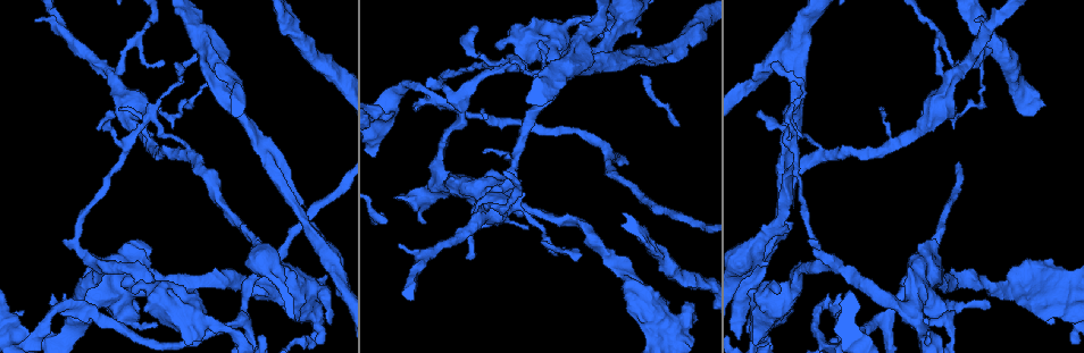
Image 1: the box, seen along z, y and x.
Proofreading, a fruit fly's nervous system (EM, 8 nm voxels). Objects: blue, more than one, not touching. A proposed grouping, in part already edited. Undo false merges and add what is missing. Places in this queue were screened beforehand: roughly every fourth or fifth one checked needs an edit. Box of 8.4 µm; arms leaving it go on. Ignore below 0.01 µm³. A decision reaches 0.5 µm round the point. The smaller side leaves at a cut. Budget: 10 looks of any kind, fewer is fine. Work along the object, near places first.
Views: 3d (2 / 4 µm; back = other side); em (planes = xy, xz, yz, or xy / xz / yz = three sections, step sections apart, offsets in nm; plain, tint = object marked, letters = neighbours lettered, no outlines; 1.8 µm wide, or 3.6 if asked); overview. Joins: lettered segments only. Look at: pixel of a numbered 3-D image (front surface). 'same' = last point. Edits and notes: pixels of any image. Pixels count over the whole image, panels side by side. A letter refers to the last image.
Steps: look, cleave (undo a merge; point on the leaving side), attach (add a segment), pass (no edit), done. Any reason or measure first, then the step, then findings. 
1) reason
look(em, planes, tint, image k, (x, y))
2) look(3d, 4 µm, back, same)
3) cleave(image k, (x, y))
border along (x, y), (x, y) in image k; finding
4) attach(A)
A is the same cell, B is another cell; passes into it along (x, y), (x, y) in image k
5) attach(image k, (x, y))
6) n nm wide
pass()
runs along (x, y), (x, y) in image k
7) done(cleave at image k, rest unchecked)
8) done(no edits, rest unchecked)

branch stops here
look(em, planes, letters, image 1, (654, 65))

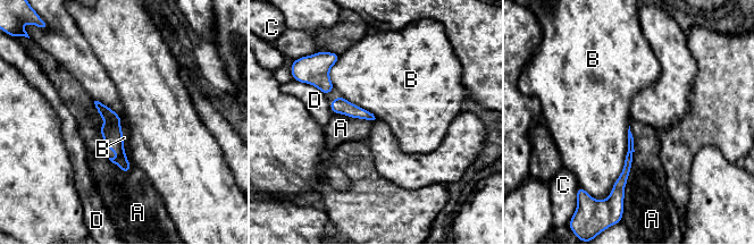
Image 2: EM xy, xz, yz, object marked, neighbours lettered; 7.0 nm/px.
pass()
A, B, C and D are other cells; runs along (98, 104), (111, 118), (126, 169) in image 2; no lettered segment goes on from it

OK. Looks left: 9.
branch point
look(em, planes, letters, image 1, (513, 57))

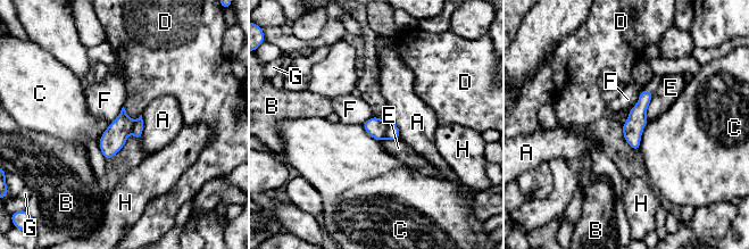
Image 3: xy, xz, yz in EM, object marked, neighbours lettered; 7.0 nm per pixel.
cleave(image 3, (392, 133))
A, B, C, D, E, F, G and H are other cells; border along (387, 122), (387, 132), (383, 138) in image 3; a second cell is stuck on

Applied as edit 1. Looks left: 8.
thin end
look(em, yz, step 16, letters, image 1, (416, 108))

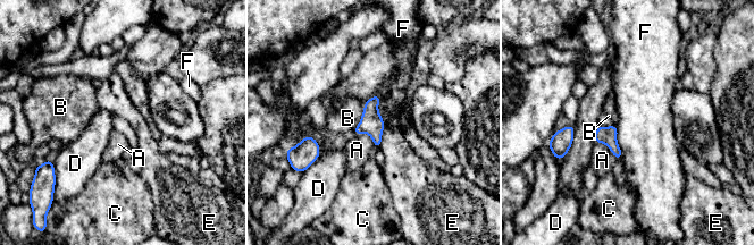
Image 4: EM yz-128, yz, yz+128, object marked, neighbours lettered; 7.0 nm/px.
pass()
A, B, C, D, E and F are other cells; border along (616, 124), (621, 159) in image 4; none of them fits

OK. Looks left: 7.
an open end
look(em, 3.6 µm, xy, step 4, letters, image 1, (911, 265))

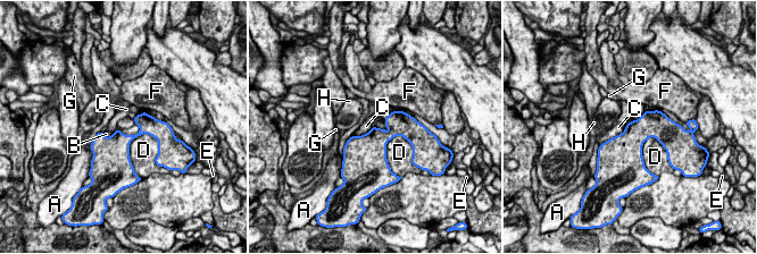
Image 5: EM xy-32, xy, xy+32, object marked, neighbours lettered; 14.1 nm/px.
another direction
look(em, 3.6 µm, planes, letters, same)

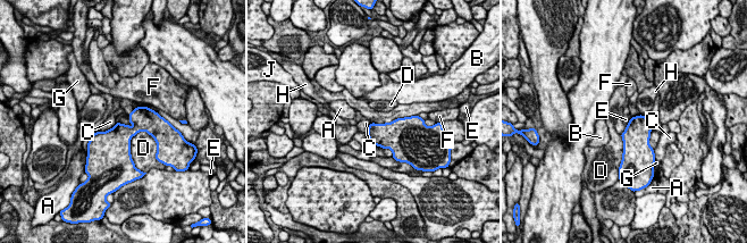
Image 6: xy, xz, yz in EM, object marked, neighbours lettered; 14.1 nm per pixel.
D touches over 460 nm
pass()
A, B, C, D, E, F, G, H and J are other cells; border along (129, 118), (126, 124), (117, 123) in image 6; none of them fits

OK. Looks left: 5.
done(cleave at image 3, rest unchecked)

